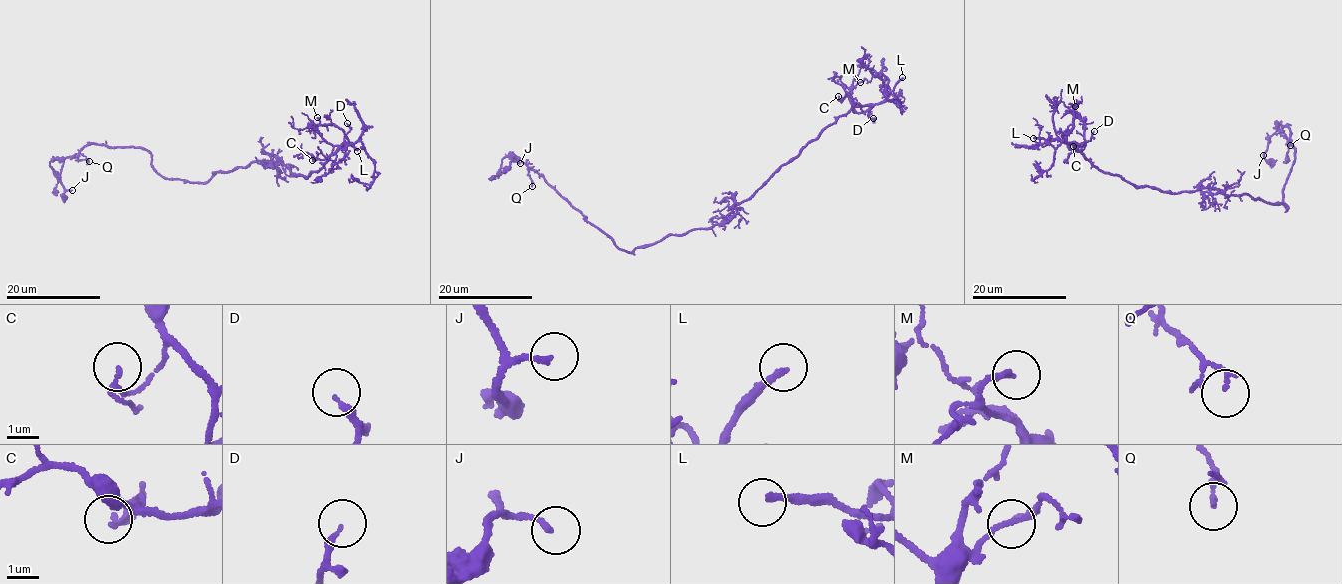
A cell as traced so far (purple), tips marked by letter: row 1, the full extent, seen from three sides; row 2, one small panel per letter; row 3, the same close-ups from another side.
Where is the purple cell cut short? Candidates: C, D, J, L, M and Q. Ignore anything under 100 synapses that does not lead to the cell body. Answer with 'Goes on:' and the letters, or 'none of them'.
Goes on: L

